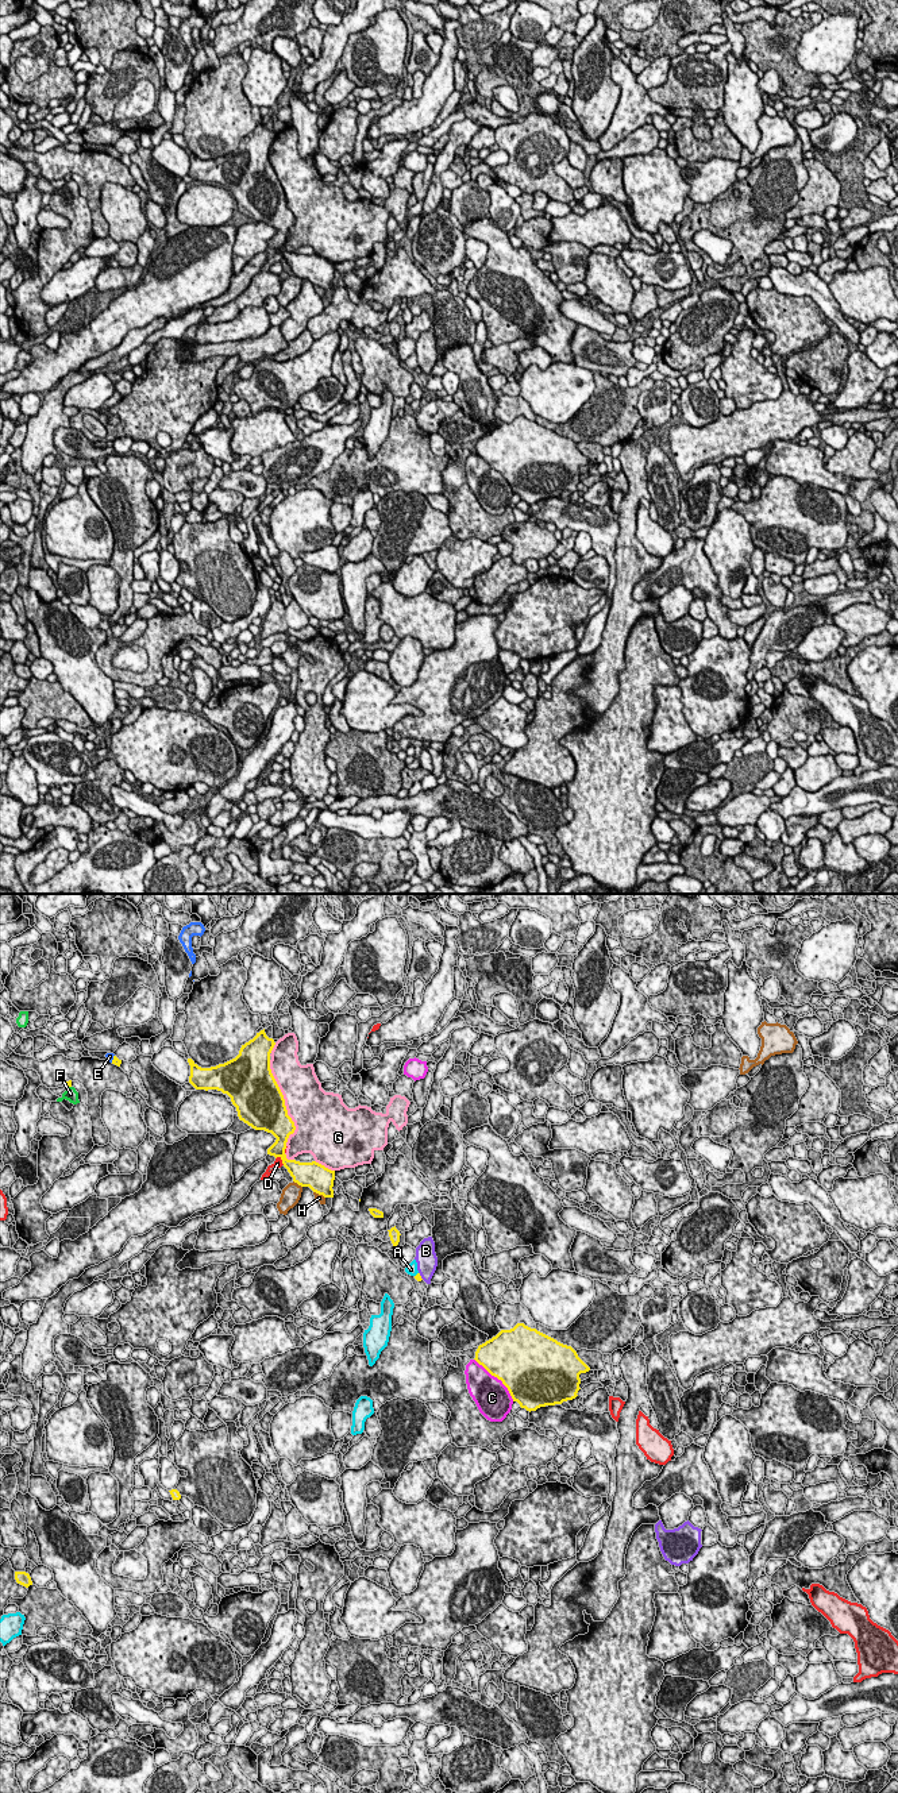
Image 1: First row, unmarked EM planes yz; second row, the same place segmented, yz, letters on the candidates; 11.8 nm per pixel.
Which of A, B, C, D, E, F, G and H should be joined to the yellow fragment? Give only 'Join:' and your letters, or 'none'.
Join: E

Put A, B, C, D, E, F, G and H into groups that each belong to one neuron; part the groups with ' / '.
A / B / C / D / E / F / G / H

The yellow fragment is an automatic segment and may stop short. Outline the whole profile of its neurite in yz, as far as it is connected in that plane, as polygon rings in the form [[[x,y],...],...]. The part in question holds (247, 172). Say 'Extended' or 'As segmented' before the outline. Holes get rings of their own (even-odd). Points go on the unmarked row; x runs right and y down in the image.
As segmented. [[[263,122],[242,138],[235,151],[224,157],[201,161],[188,151],[189,176],[196,182],[217,182],[227,186],[240,213],[277,231],[267,242],[267,247],[282,252],[294,275],[309,279],[324,290],[334,290],[335,263],[316,254],[300,255],[286,251],[286,235],[296,219],[288,208],[284,188],[270,162],[274,138],[274,132],[269,131]]]

